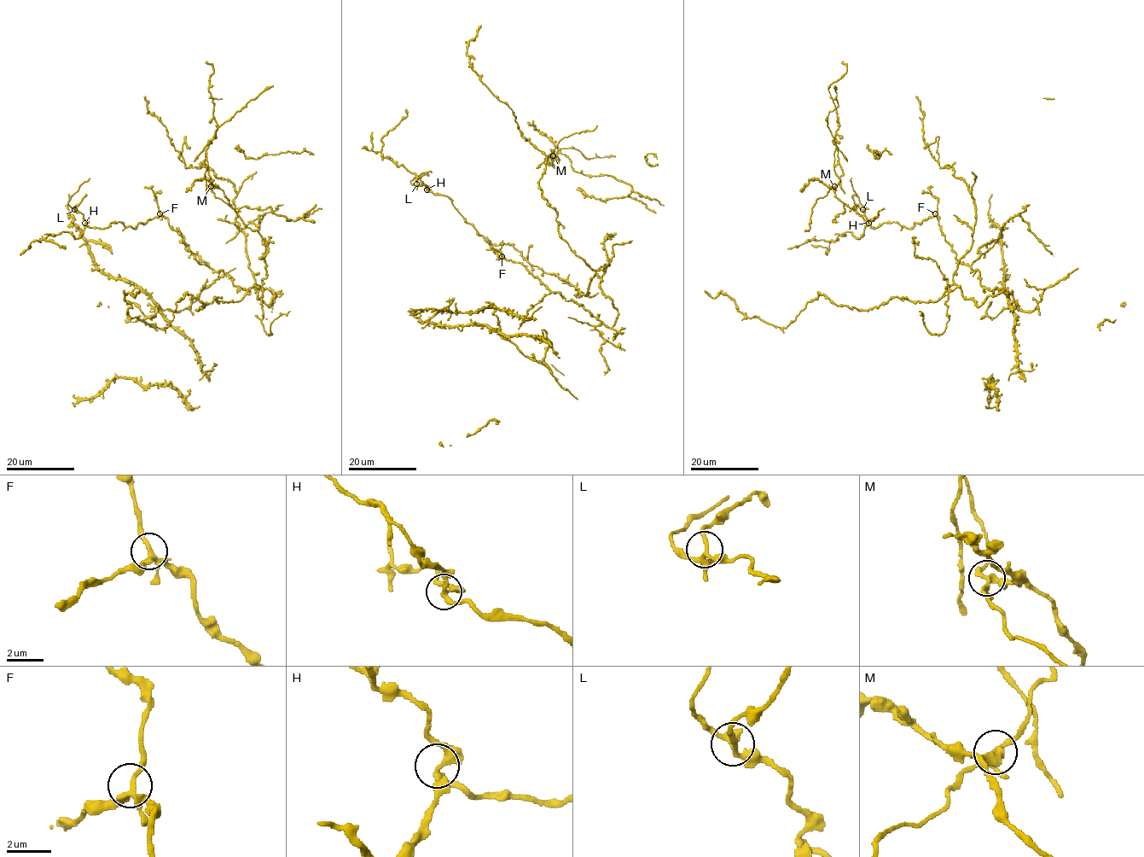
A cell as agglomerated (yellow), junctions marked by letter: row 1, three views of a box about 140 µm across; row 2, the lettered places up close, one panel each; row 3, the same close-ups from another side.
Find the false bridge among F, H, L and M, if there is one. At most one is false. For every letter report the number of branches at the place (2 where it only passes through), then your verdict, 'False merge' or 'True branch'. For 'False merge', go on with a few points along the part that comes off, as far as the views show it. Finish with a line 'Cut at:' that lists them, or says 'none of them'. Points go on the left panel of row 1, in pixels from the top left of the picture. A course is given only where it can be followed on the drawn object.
F: Branches: 4. True branch
H: Branches: 4. True branch
L: Branches: 4. True branch
M: Branches: 4. False merge. Course of the part to remove: (211, 186), (205, 154), (217, 122), (208, 87), (213, 72), (206, 62)
Cut at: M

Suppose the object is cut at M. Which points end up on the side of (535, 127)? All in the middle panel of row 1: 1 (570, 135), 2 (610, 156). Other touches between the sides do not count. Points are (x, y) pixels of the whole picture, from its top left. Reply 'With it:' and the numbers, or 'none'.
With it: none

